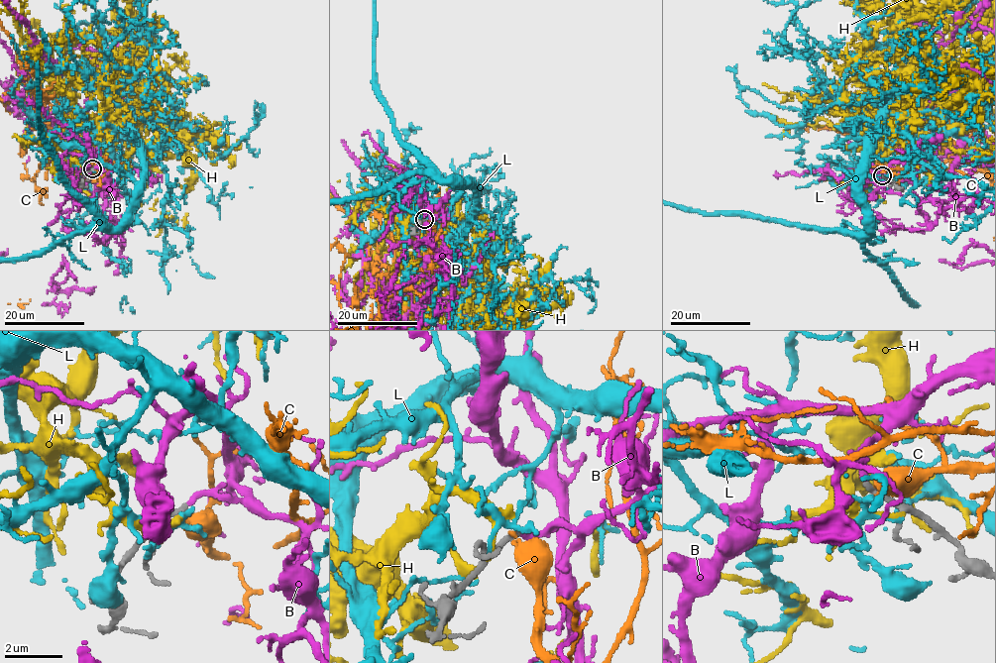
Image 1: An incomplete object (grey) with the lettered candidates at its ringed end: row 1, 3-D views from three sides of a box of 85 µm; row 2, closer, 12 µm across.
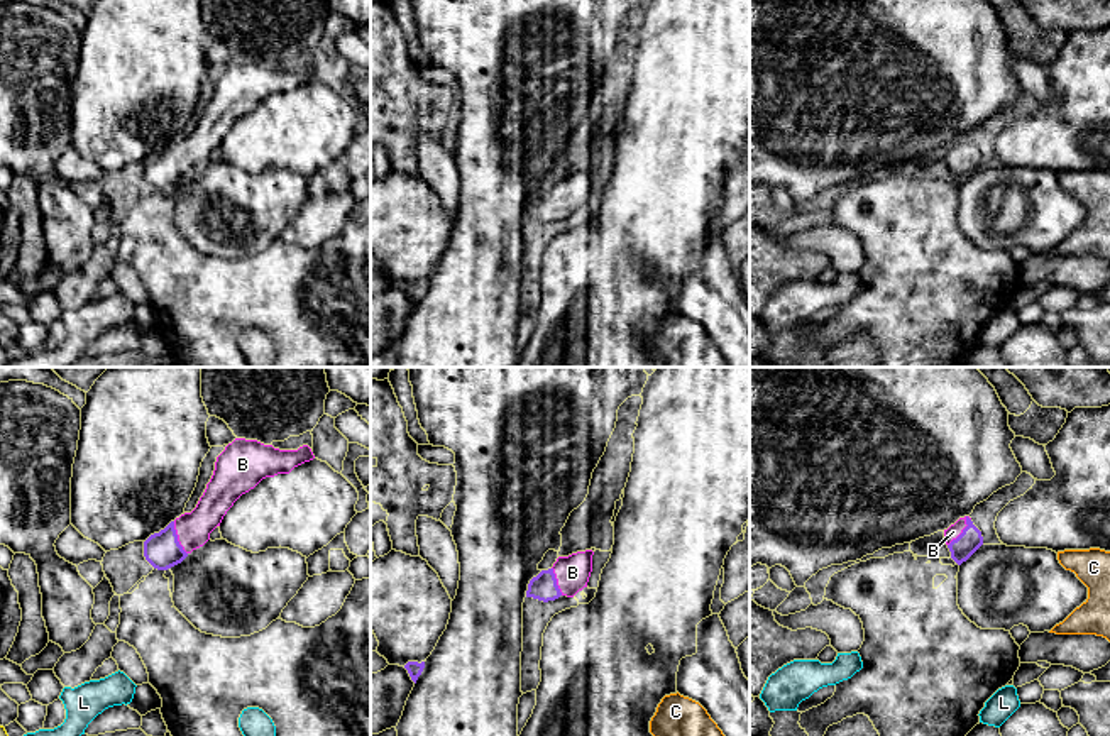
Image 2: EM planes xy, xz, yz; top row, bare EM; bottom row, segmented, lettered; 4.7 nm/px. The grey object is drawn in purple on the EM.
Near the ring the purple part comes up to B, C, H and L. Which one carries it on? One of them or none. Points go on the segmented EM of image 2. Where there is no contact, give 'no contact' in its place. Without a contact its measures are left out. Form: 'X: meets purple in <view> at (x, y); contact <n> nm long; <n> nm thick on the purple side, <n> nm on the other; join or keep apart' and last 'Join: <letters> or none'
B: meets purple in yz at (963, 532); contact 170 nm long; 110 nm thick on the purple side, 70 nm on the other; join
C: no contact; keep apart
H: no contact; keep apart
L: no contact; keep apart
Join: B

